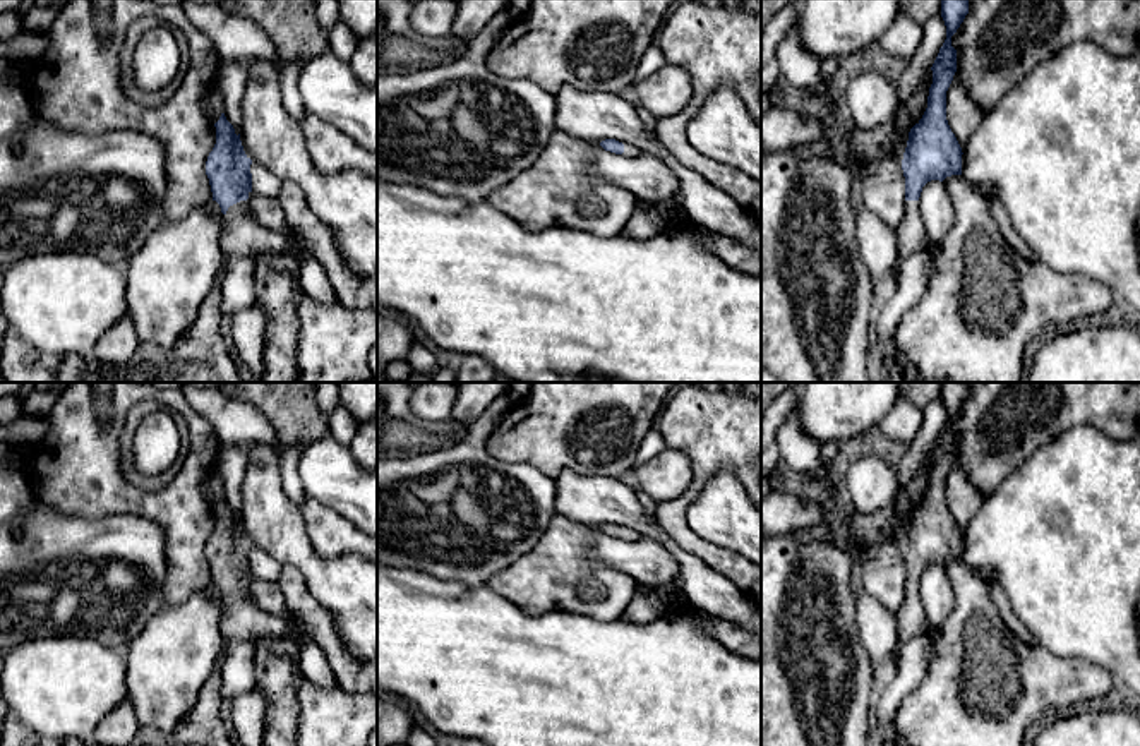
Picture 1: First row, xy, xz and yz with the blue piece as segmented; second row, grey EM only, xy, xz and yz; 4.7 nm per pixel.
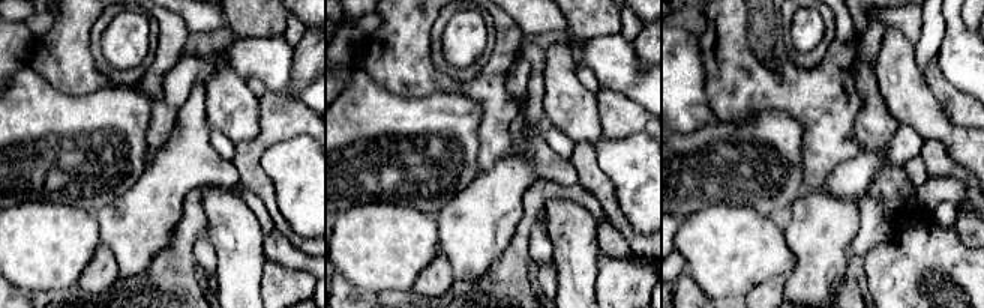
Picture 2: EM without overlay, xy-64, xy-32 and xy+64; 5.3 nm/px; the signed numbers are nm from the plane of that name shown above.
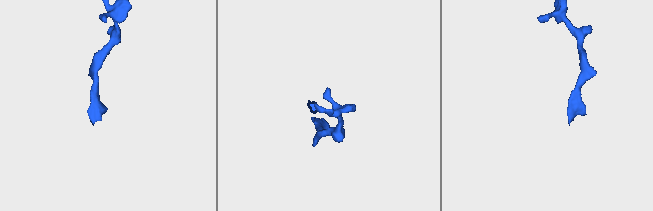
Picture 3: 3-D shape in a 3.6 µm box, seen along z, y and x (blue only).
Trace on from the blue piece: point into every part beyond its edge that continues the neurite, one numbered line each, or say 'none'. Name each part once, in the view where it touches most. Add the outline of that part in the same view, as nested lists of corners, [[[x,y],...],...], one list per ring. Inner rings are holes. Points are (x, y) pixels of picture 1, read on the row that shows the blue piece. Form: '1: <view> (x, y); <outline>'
1: xy (242, 235); [[[240,201],[228,208],[219,237],[223,259],[228,256],[252,257],[257,254],[290,254],[300,262],[307,252],[295,249],[286,230],[269,230],[250,213],[249,202]]]

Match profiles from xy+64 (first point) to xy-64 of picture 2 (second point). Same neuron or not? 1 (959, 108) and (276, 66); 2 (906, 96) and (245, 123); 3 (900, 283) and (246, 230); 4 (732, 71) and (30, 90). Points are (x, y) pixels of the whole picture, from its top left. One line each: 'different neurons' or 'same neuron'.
1: different neurons
2: same neuron
3: different neurons
4: different neurons

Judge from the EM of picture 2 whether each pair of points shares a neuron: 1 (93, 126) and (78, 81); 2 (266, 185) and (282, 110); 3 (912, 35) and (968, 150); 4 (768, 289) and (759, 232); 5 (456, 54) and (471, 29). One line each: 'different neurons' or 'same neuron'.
1: different neurons
2: same neuron
3: different neurons
4: different neurons
5: same neuron

